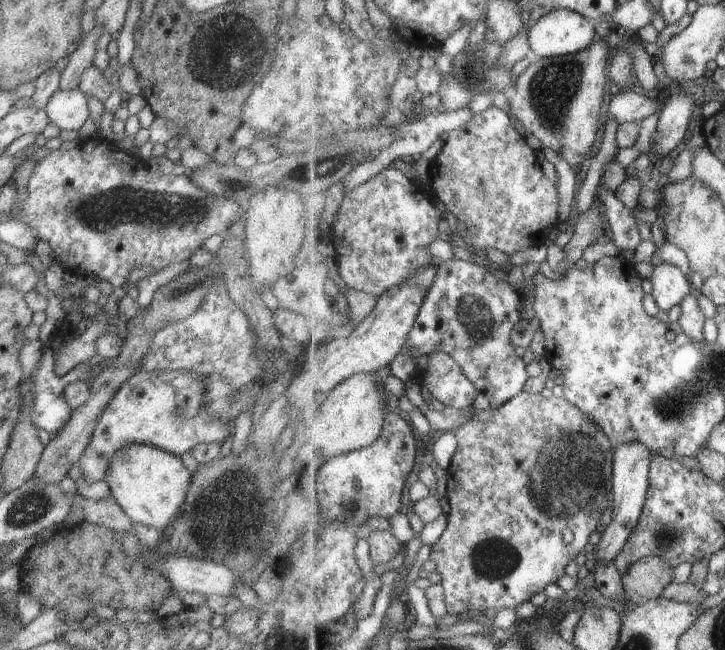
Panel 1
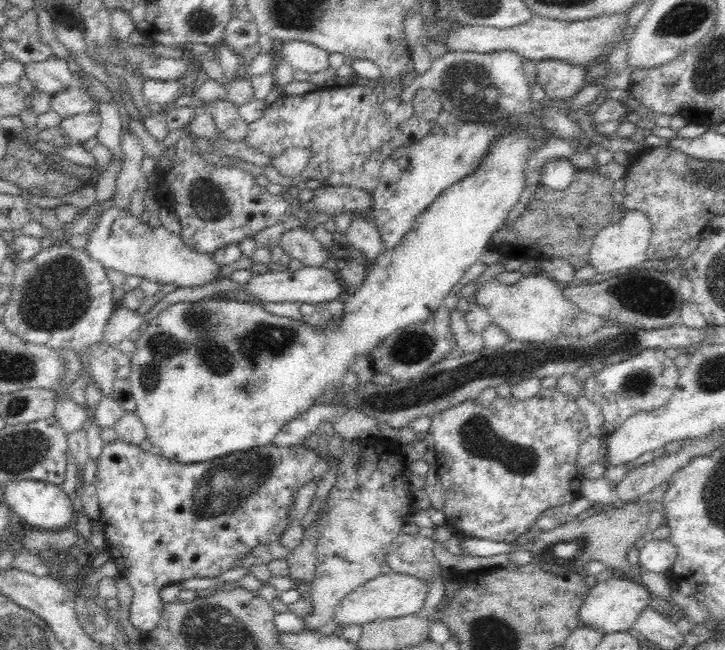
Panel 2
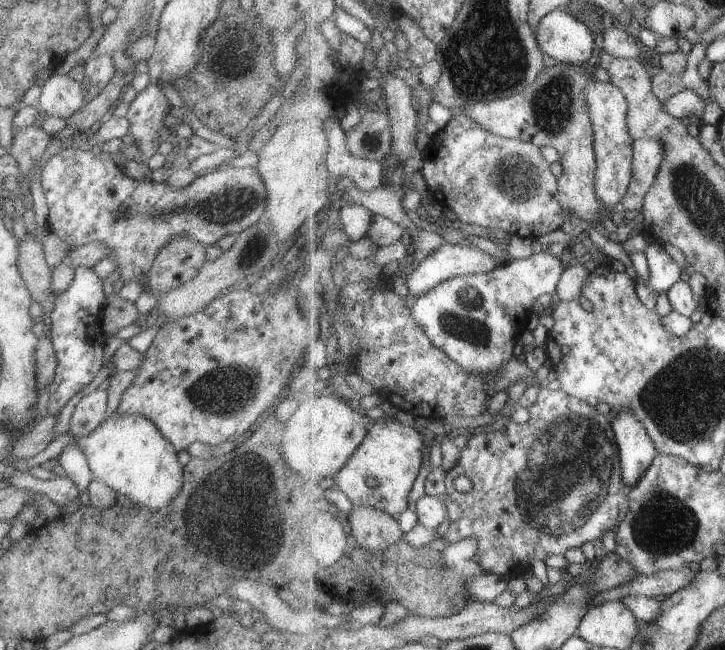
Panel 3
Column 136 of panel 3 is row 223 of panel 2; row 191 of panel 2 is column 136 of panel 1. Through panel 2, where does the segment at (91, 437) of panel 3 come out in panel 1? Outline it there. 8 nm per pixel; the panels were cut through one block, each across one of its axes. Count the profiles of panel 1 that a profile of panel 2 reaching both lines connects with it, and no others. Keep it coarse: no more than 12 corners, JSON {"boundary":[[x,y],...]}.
{"boundary":[[128,444],[104,481],[134,523],[180,516],[192,473],[176,454]]}

